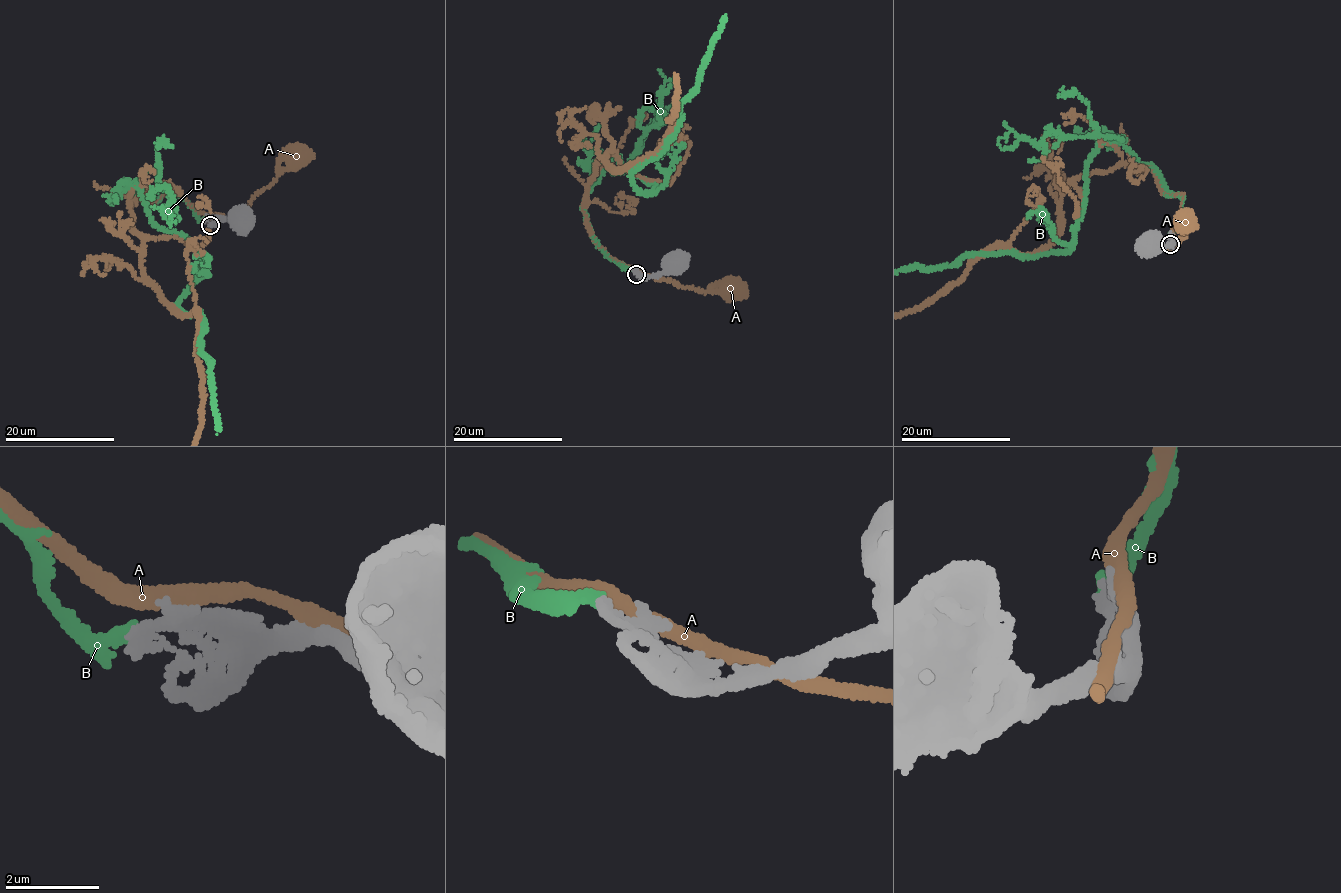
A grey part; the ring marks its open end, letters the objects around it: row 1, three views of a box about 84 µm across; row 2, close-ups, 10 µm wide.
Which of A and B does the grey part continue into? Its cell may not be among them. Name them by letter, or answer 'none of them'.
none of them

